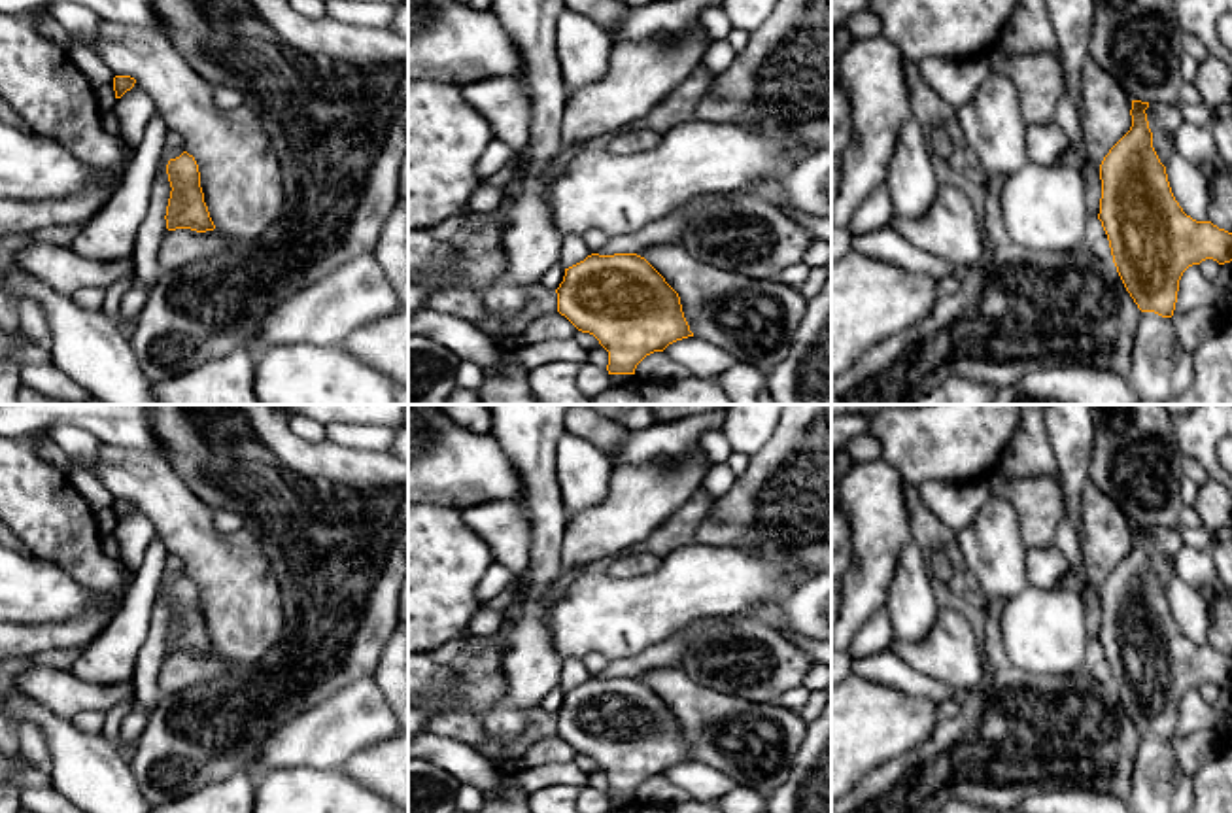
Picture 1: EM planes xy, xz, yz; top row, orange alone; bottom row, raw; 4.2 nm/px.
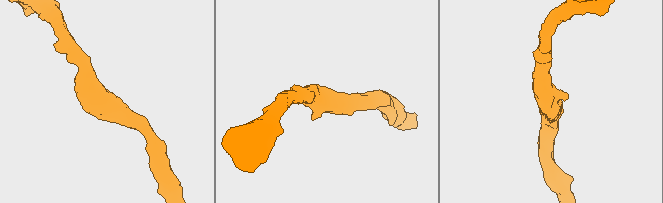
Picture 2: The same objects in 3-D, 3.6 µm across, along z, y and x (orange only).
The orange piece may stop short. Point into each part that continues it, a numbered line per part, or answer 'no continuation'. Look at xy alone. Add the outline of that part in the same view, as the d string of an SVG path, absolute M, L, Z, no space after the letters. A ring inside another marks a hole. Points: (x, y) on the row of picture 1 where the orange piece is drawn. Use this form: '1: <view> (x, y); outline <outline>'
no continuation

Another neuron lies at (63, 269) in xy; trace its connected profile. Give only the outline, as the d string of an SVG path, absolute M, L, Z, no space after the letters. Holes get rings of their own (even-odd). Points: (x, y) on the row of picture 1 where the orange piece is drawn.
M36 242L17 251L17 263L36 274L49 287L72 297L83 287L108 289L119 280L136 282L134 261L91 261L70 246Z

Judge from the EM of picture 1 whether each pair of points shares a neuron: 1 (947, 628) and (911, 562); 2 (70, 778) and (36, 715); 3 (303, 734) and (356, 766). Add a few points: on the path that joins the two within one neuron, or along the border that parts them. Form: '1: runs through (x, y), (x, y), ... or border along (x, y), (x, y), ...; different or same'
1: border along (940, 605), (934, 626), (909, 643); different
2: runs through (70, 762), (68, 745), (51, 728); same
3: border along (386, 738), (359, 749), (341, 768); different

